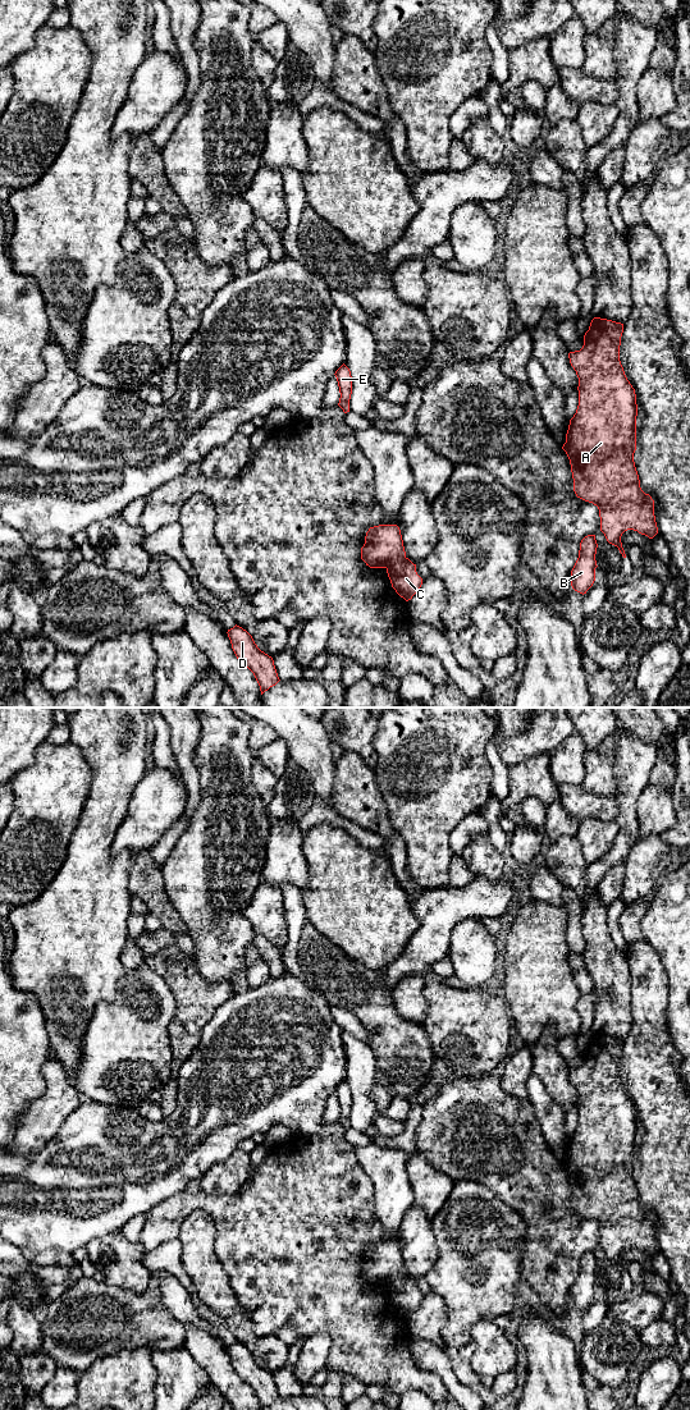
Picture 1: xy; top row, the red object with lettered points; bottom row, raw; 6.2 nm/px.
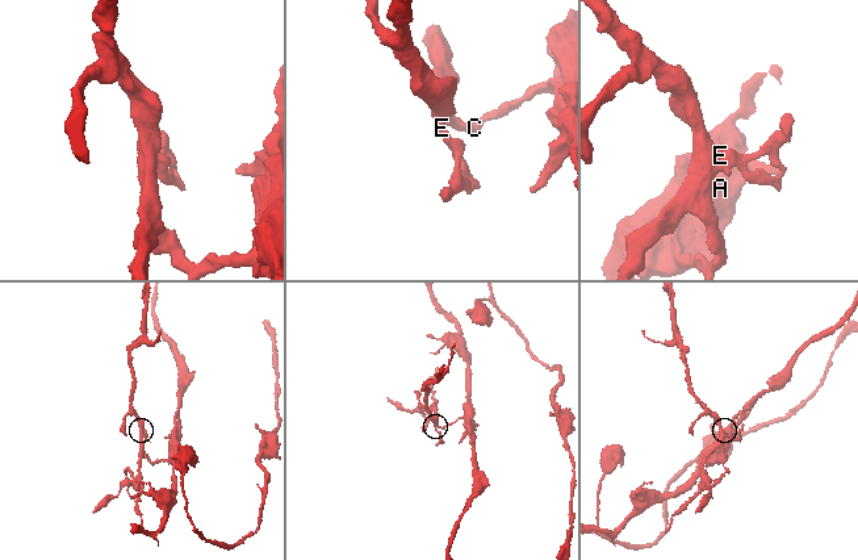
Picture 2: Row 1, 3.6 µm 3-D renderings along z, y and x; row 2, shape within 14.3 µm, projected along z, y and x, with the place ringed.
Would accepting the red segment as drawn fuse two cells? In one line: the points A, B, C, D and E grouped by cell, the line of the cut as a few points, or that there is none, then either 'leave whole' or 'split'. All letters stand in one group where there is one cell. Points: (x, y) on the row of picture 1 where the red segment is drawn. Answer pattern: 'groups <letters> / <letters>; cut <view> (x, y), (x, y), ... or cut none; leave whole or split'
groups A B C / D E; cut xy (405, 557), (402, 561), (392, 562), (385, 567); split

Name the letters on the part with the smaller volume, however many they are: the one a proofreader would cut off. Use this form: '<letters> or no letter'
D, E

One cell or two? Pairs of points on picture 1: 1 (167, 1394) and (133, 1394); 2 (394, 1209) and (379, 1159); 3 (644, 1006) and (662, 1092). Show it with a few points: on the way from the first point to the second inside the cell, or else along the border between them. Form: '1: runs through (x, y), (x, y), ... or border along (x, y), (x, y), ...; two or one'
1: border along (152, 1364), (156, 1370), (155, 1396); two
2: runs through (392, 1196), (391, 1181), (384, 1172); one
3: runs through (649, 1028), (649, 1070); one

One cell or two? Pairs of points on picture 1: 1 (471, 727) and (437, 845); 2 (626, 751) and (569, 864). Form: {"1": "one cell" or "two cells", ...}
{"1": "one cell", "2": "two cells"}

